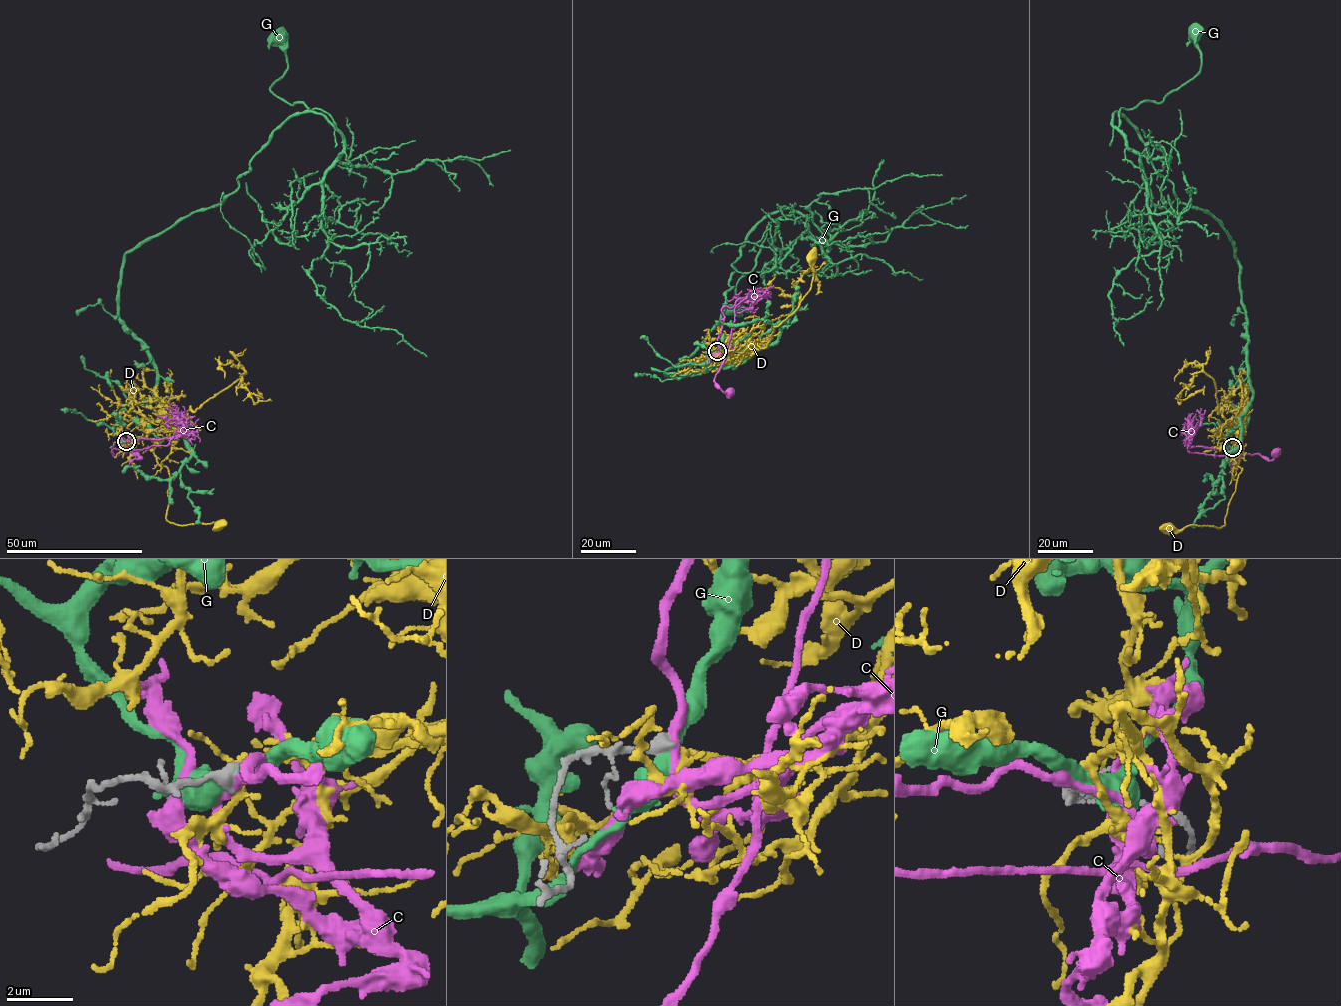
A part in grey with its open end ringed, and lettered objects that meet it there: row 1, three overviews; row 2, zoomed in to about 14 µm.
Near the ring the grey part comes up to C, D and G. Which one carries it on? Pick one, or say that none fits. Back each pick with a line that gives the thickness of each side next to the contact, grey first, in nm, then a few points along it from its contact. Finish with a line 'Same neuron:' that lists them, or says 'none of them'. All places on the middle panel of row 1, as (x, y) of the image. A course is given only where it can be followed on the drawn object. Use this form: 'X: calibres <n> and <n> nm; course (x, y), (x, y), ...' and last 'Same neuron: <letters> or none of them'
D: calibres 440 and 220 nm; course (717, 351), (736, 344), (727, 356), (734, 358), (764, 347), (759, 341), (766, 346), (810, 289), (812, 258)
Same neuron: D

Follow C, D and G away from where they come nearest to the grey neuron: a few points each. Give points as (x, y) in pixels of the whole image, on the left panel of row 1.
C: (126, 442), (178, 435), (182, 431), (178, 413), (168, 403)
D: (126, 440), (148, 434), (142, 419), (168, 428), (171, 451), (161, 462), (169, 477), (166, 519), (219, 524)
G: (126, 441), (156, 371), (118, 316), (124, 255), (223, 201), (289, 118), (337, 129), (270, 92), (278, 36)

